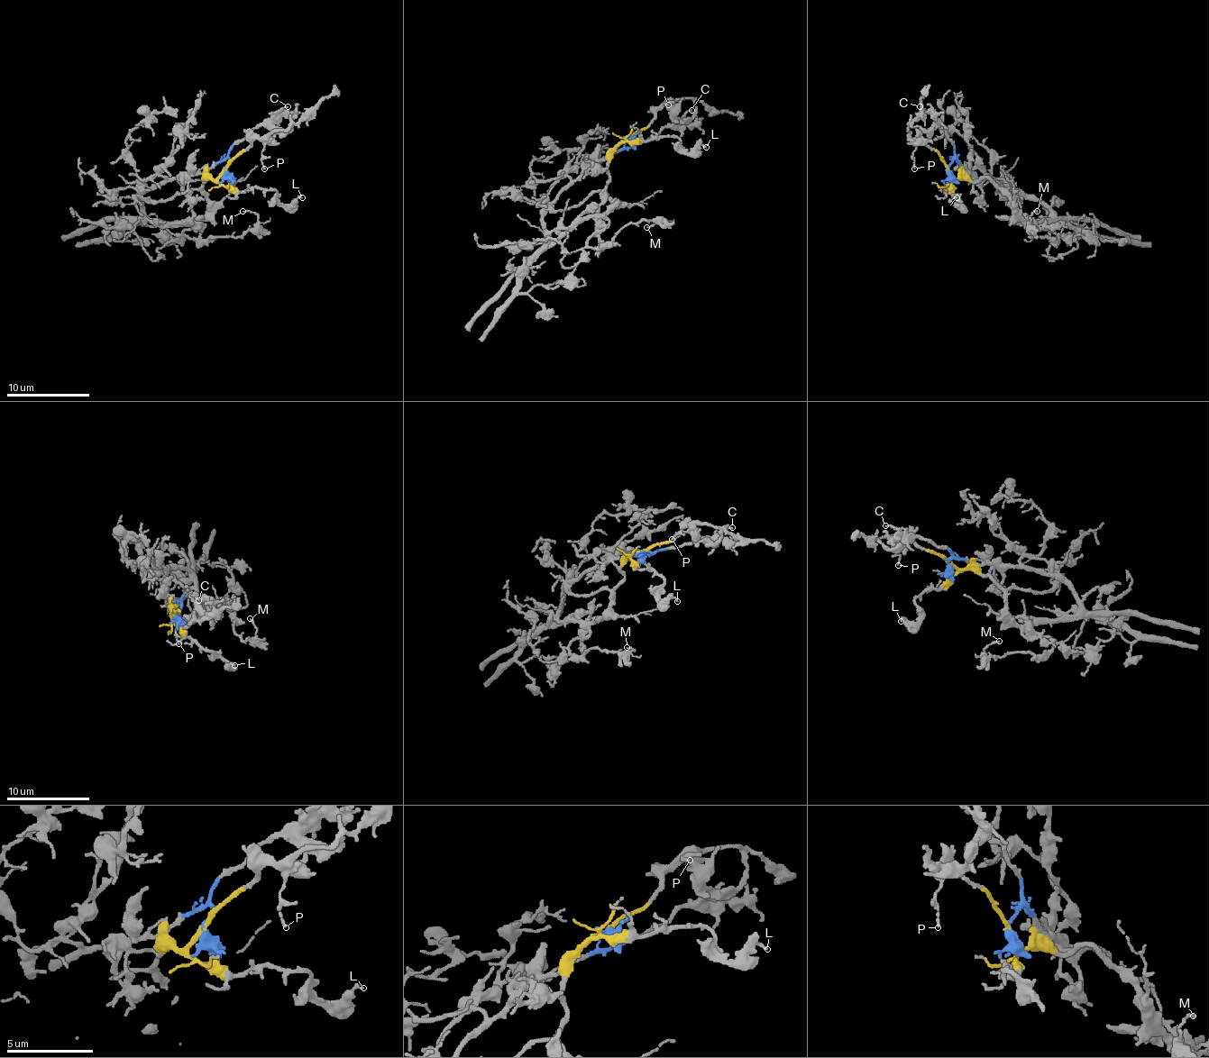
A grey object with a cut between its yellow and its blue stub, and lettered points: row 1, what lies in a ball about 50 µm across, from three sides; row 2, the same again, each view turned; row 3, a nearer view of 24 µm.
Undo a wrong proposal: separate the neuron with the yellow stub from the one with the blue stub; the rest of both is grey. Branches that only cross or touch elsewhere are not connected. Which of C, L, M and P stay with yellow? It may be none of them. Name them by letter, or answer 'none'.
L, M

